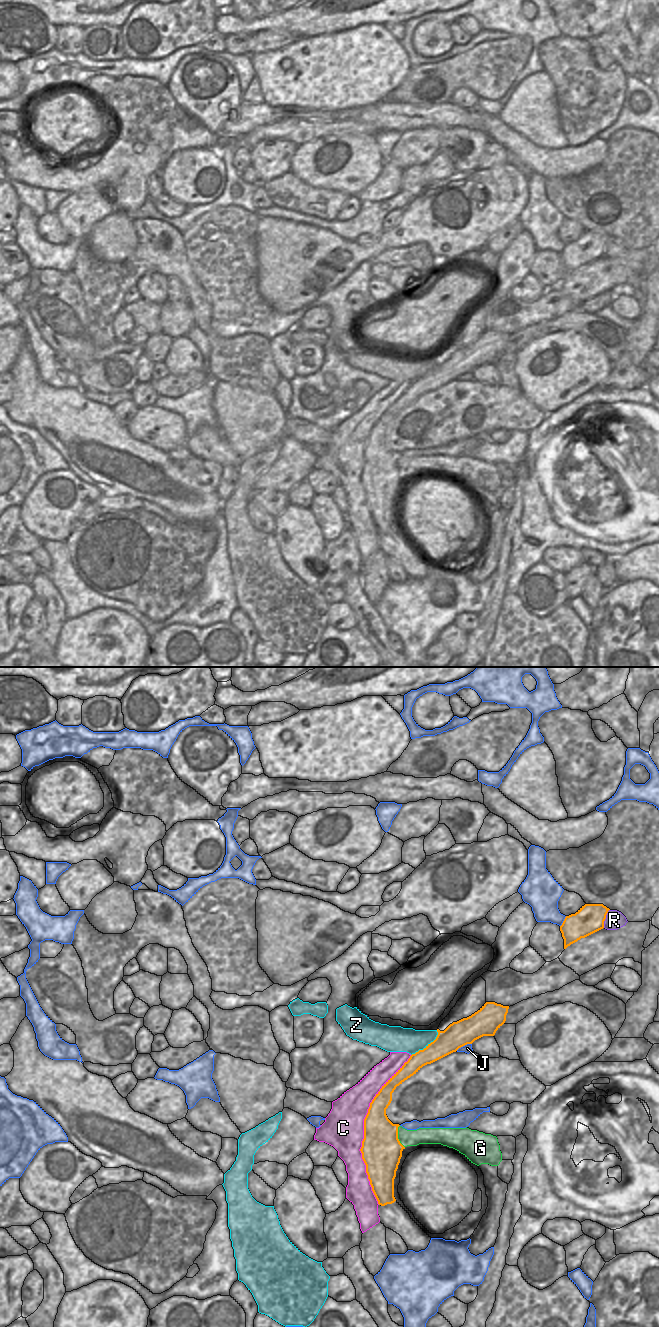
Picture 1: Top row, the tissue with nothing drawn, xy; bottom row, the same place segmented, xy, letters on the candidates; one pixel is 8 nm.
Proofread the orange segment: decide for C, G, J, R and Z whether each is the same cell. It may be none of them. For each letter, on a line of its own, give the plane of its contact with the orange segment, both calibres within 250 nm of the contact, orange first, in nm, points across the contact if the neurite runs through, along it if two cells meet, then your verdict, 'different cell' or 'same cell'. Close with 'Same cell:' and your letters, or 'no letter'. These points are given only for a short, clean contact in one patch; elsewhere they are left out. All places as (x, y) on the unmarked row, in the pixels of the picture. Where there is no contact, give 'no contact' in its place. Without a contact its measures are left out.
C: xy | 320/320 nm | different cell
G: xy | 320/130 nm | along xy (399, 453), (398, 468), (404, 475) | different cell
J: xy | 220/70 nm | different cell
R: xy | 220/150 nm | different cell
Z: xy | 200/200 nm | along xy (437, 358), (437, 364), (432, 369), (411, 383) | different cell
Same cell: no letter

